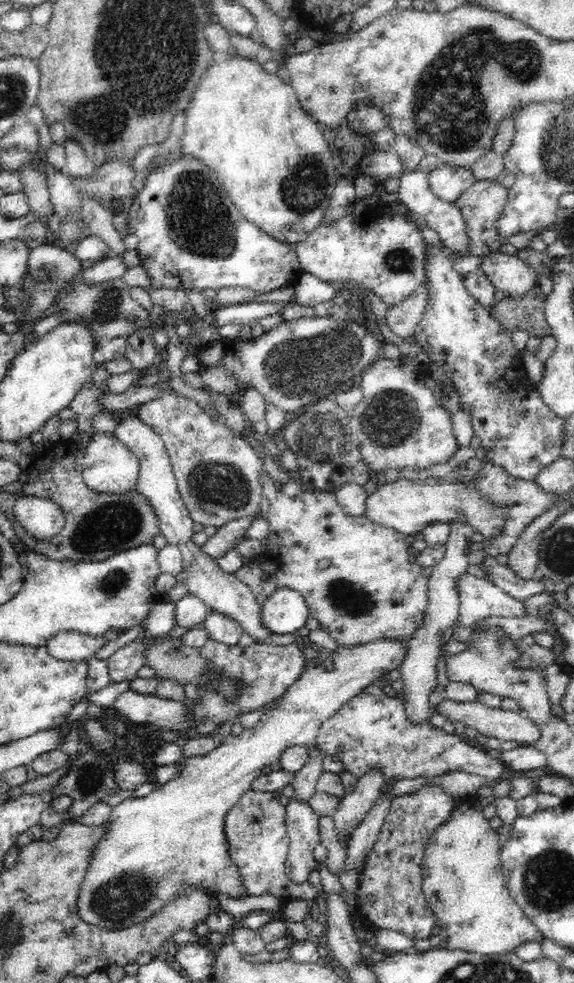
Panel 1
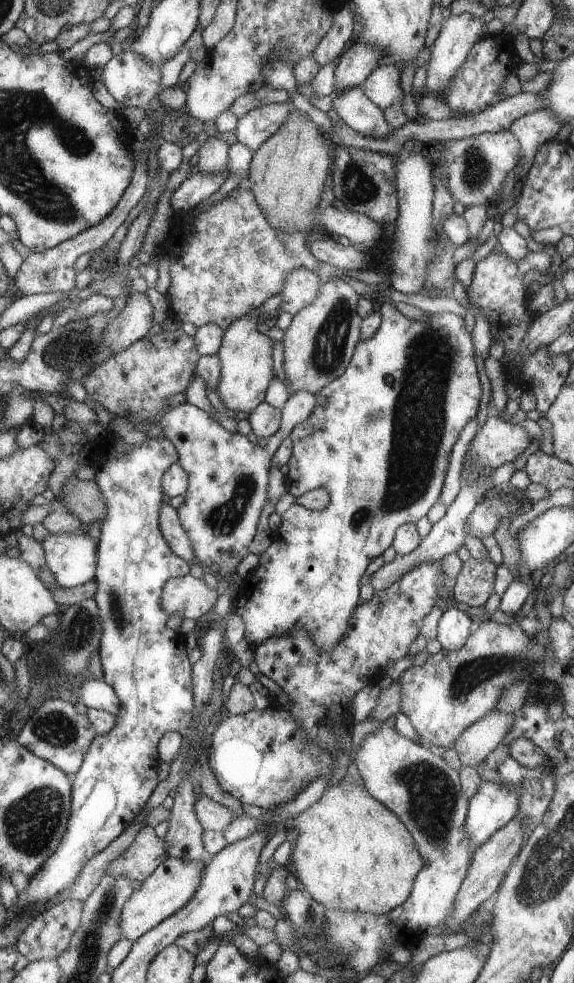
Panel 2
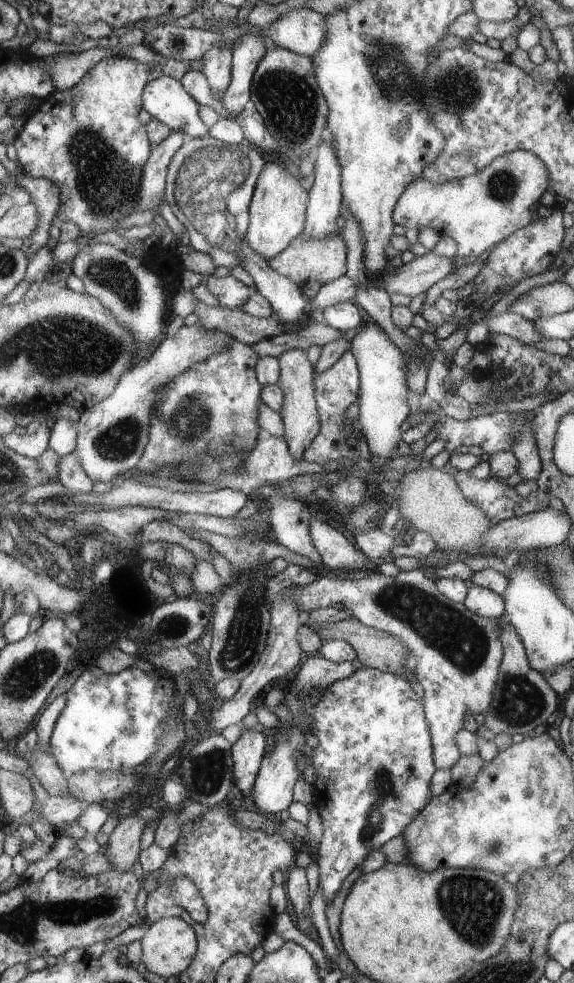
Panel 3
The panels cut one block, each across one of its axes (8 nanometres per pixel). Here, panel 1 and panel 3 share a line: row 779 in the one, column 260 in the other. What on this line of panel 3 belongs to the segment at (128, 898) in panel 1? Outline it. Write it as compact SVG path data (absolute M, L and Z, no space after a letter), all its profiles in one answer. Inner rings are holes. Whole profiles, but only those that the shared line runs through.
M275 160L266 162L259 173L249 206L246 242L252 250L256 250L269 261L280 255L304 231L308 192Z

